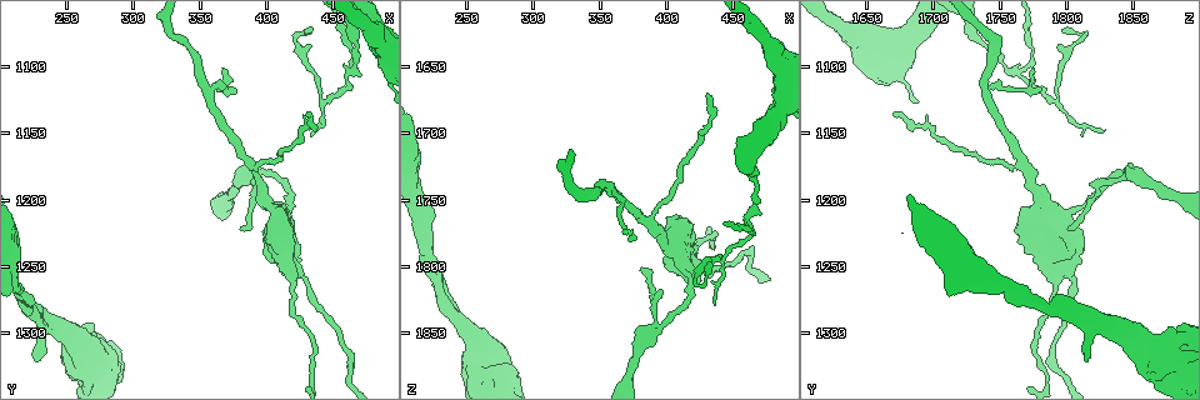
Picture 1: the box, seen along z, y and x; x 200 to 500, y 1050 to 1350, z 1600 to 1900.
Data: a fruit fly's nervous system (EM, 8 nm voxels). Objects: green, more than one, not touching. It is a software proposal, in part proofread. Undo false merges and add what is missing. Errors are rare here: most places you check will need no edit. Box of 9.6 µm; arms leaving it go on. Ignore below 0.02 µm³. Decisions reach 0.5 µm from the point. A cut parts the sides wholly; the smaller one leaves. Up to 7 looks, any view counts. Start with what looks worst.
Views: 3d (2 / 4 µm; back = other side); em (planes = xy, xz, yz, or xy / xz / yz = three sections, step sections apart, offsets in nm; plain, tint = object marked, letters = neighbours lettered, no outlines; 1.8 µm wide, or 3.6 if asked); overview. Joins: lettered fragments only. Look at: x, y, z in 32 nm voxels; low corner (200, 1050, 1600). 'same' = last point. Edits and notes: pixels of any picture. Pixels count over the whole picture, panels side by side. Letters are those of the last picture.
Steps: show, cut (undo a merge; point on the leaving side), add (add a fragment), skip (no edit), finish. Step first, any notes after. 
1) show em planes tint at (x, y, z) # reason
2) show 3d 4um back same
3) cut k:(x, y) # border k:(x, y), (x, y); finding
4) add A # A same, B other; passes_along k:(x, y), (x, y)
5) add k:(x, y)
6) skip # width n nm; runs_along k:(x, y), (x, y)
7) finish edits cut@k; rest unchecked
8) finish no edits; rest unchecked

show em planes plain at (458, 1104, 1764) # arms part here

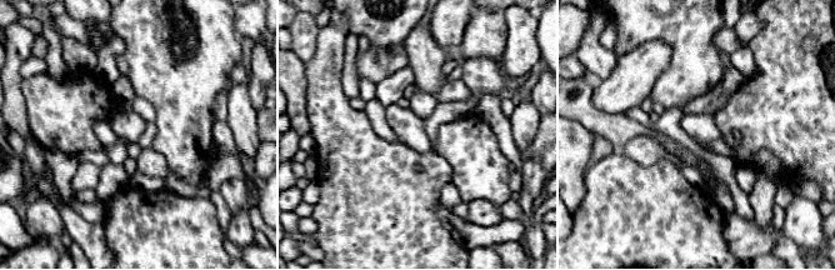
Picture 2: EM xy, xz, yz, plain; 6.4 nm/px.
show em planes letters same

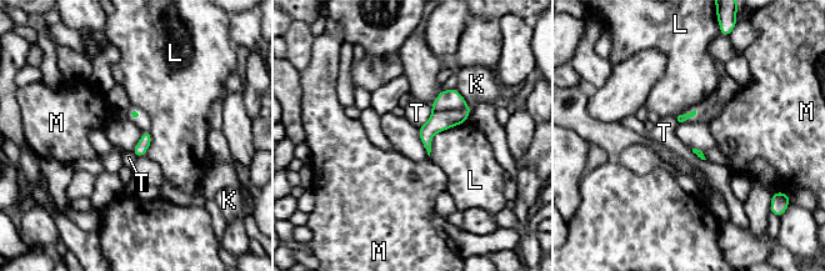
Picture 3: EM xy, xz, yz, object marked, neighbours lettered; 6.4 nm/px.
cut 3:(439, 121) # longest_contact L 340 nm; K other, L other, M other, T other; a second neuron is stuck on

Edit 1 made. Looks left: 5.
show overview # see it whole again

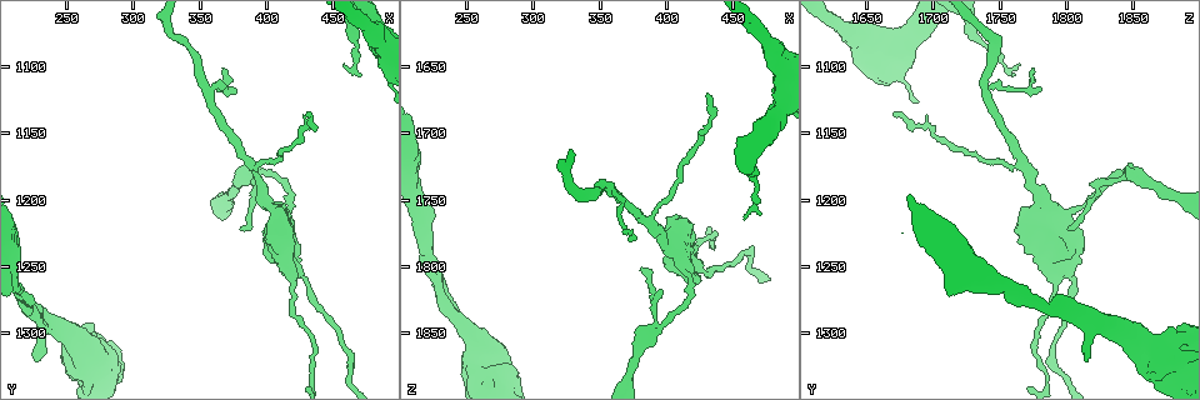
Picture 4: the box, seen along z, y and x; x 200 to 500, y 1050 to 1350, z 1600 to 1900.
show 3d 2um at (226, 1322, 1816) # an open end

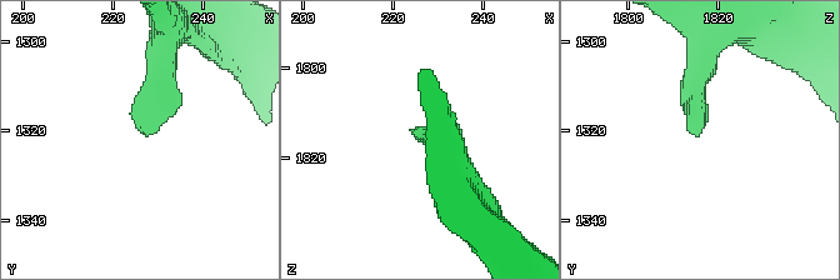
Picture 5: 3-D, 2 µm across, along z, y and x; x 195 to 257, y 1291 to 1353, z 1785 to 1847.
show em xz step 16 letters at (226, 1321, 1815)

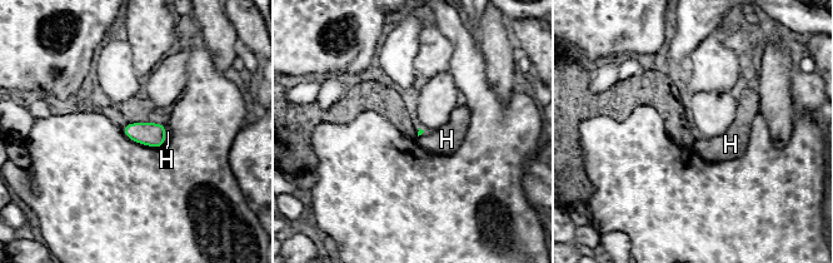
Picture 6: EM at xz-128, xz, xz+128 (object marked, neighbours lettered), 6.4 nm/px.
skip # longest_contact H 130 nm; H other; border 6:(166, 124), (164, 143); no lettered fragment goes on from it

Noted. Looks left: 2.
show 3d 4um at (268, 1300, 1886) # sudden change in width

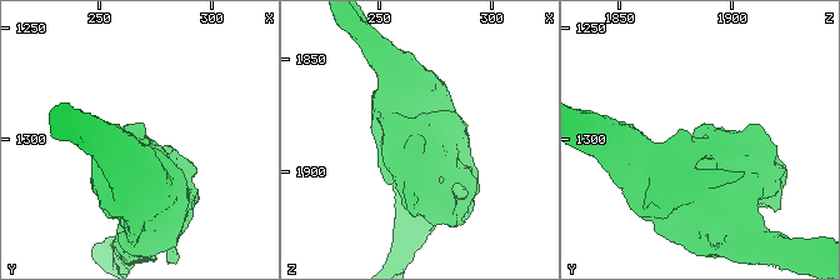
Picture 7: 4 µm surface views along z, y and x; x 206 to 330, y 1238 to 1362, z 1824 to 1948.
show em planes letters at (266, 1299, 1884) # need the tissue

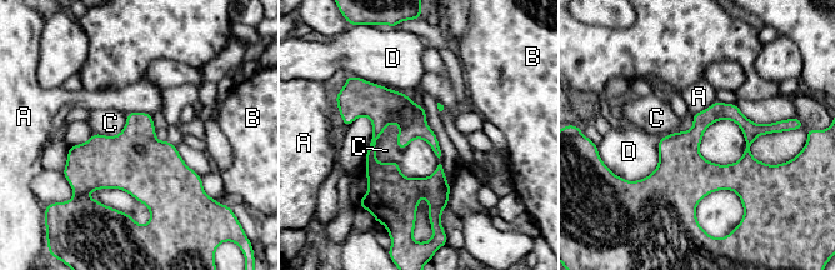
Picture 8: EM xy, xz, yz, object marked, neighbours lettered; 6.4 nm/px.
skip # A other, B other, C other, D other; runs_along 8:(364, 84), (378, 105), (371, 164), (413, 209); continuous, no second neuron

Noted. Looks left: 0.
finish edits cut@3; rest unchecked

